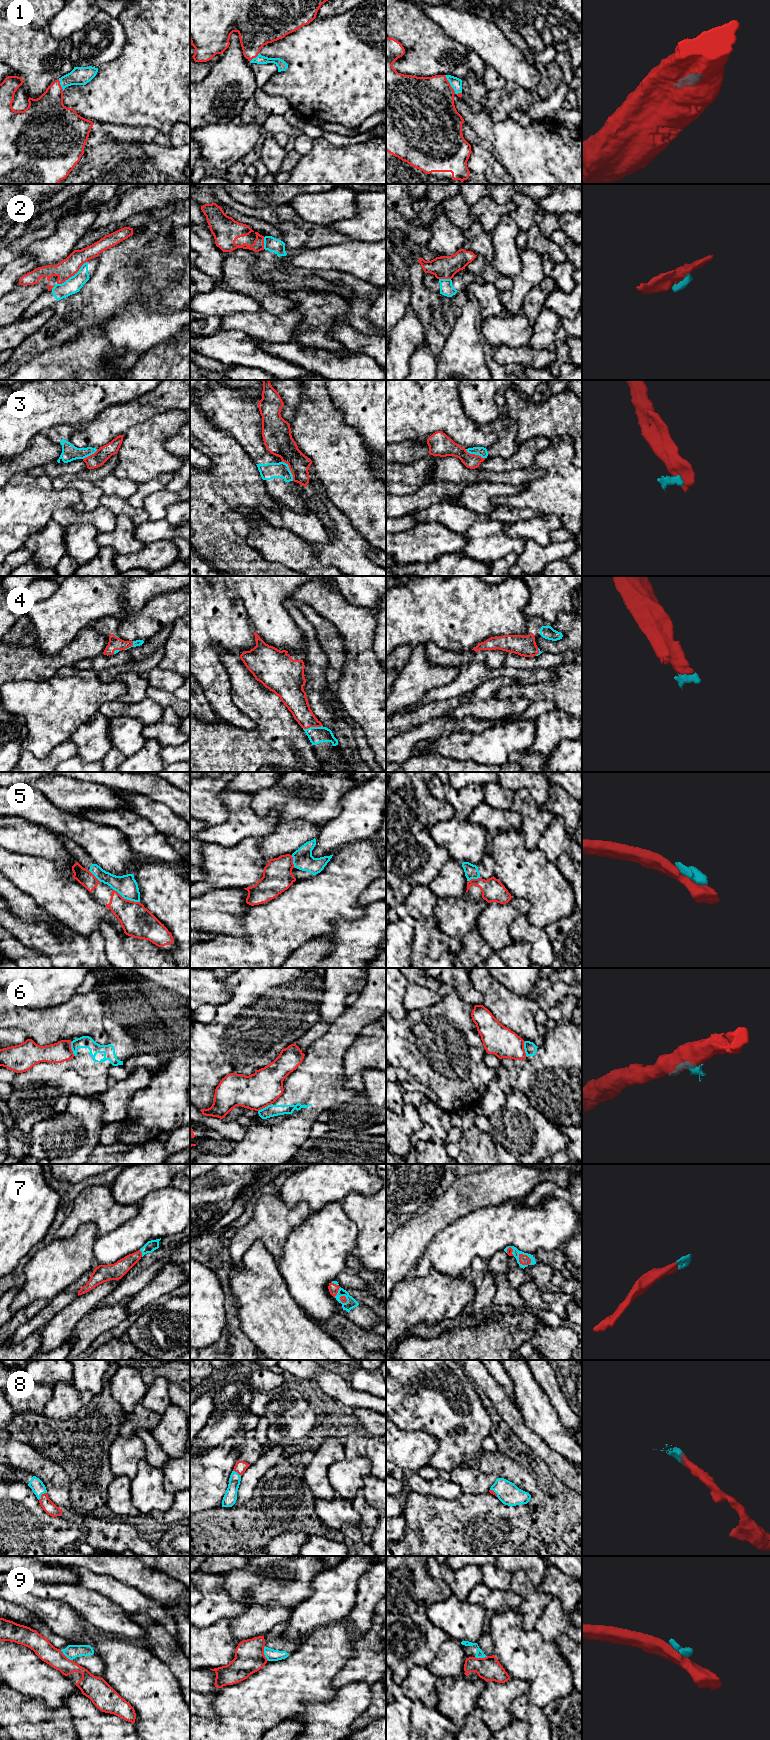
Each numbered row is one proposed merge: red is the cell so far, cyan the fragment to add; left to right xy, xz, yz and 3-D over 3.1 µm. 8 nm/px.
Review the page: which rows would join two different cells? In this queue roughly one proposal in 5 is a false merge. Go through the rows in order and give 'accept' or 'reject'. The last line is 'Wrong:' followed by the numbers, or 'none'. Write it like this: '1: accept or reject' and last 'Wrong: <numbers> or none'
1: accept
2: reject
3: reject
4: accept
5: reject
6: reject
7: accept
8: accept
9: reject
Wrong: 2, 3, 5, 6, 9

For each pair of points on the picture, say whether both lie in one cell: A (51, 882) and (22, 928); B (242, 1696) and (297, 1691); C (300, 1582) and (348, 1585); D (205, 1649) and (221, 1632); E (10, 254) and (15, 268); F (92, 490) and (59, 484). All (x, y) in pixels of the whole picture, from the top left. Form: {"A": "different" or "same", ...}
{"A": "different", "B": "same", "C": "different", "D": "same", "E": "different", "F": "different"}

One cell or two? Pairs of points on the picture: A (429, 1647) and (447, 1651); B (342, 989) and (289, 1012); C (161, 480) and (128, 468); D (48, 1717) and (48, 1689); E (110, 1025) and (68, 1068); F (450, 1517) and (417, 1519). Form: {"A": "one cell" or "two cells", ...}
{"A": "two cells", "B": "two cells", "C": "two cells", "D": "two cells", "E": "one cell", "F": "one cell"}

